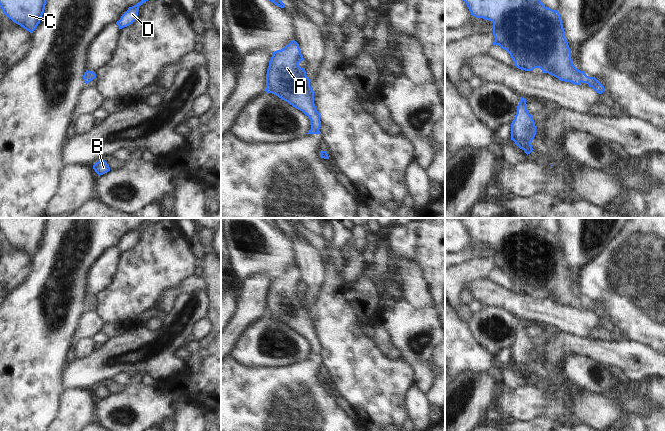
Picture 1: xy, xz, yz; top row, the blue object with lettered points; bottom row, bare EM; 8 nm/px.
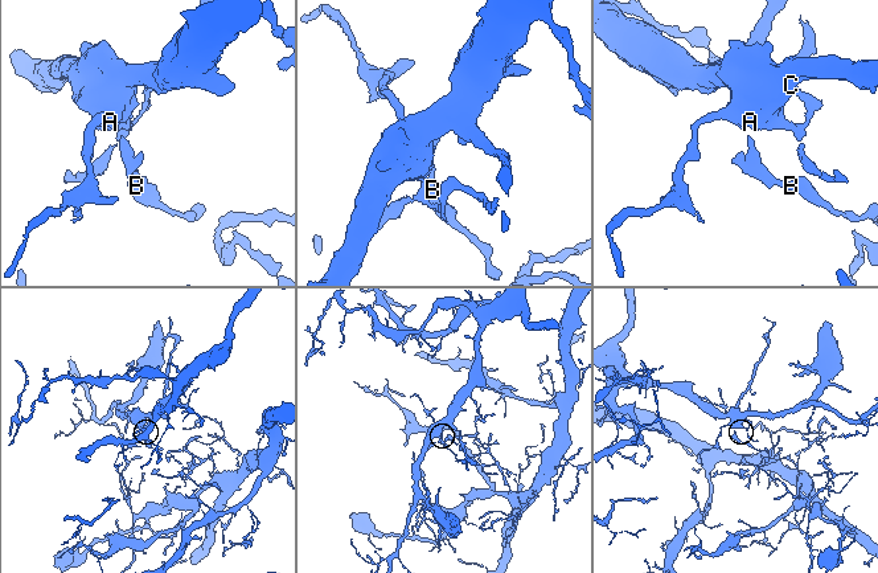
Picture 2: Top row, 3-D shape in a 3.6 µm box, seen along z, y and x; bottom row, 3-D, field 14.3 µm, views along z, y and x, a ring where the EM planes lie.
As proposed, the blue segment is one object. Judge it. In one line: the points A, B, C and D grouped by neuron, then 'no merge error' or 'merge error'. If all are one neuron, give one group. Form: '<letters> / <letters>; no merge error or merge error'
A B C / D; merge error

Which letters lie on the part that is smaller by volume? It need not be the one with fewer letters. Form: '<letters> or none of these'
D

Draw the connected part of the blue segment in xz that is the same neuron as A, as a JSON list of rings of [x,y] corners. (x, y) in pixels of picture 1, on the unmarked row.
[[[292,264],[283,273],[272,277],[266,298],[267,317],[272,317],[302,335],[310,343],[311,353],[319,355],[320,337],[314,328],[314,315],[299,287],[304,282],[299,268]]]

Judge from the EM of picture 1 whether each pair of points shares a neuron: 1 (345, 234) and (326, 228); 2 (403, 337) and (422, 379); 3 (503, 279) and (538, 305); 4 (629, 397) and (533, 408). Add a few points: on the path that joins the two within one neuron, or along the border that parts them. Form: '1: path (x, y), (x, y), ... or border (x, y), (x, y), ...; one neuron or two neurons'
1: border (333, 228), (332, 246), (329, 249); two neurons
2: path (406, 347), (418, 361), (421, 369); one neuron
3: border (493, 281), (511, 291), (515, 291); two neurons
4: path (605, 409), (557, 410); one neuron

